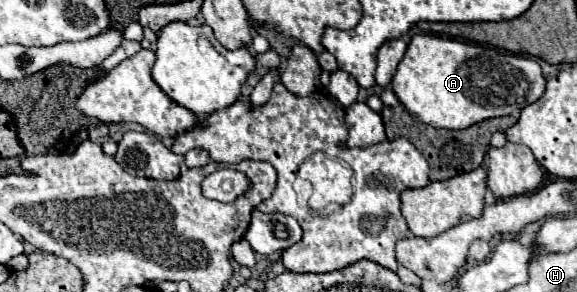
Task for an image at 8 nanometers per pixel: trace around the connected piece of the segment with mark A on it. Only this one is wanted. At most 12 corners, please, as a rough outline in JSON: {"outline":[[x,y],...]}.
{"outline":[[414,35],[392,91],[452,131],[520,111],[534,59]]}

